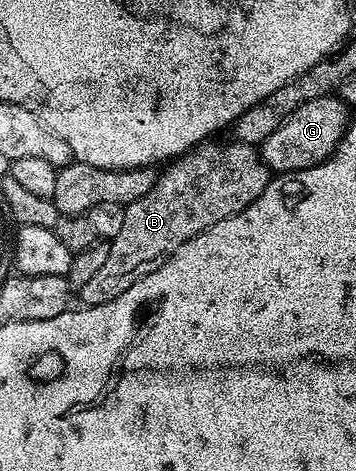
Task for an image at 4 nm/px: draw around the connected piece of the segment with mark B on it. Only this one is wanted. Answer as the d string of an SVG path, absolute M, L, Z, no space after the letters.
M208 140L189 150L157 177L154 188L142 200L124 207L126 221L118 236L108 242L110 256L106 256L102 269L87 284L78 287L78 298L83 305L106 304L114 296L122 296L130 284L162 268L164 261L178 252L186 240L206 232L218 220L242 212L242 208L262 196L270 181L269 168L255 145L235 141L219 146L216 140Z

